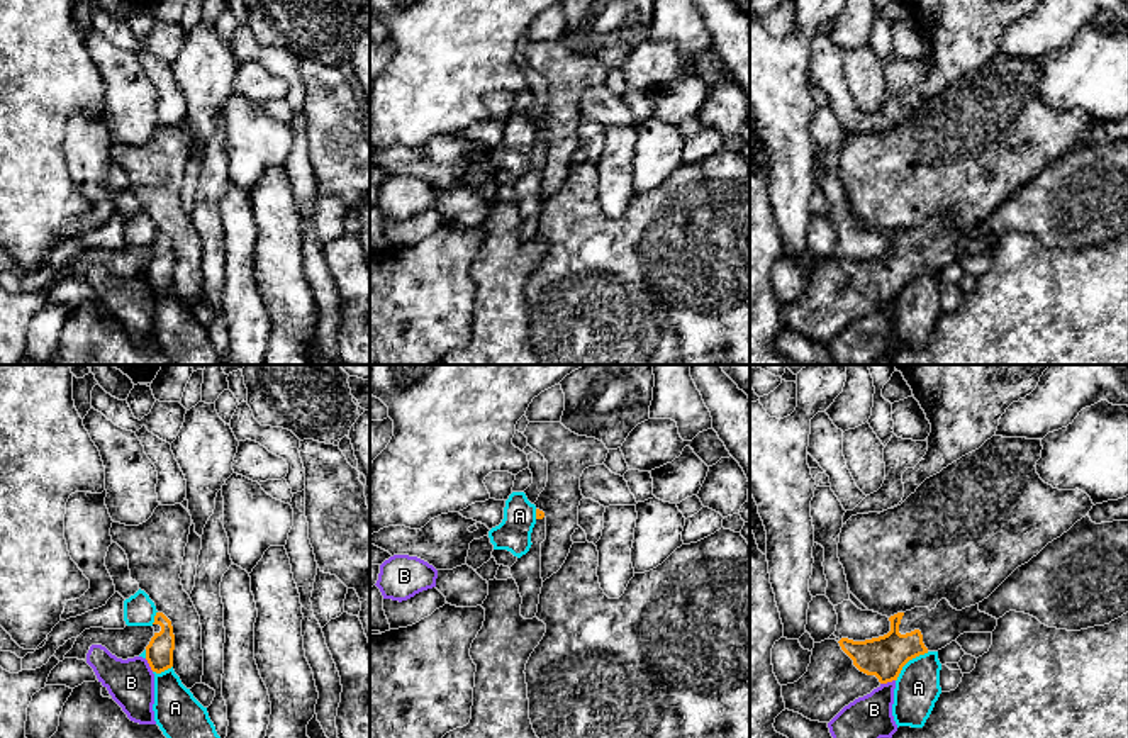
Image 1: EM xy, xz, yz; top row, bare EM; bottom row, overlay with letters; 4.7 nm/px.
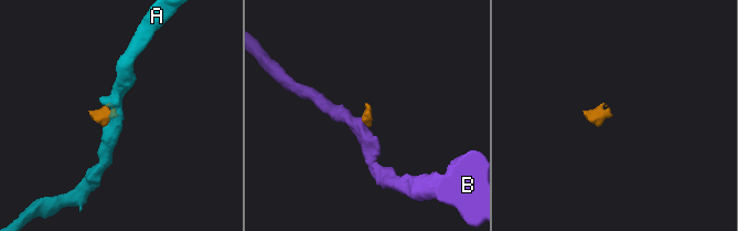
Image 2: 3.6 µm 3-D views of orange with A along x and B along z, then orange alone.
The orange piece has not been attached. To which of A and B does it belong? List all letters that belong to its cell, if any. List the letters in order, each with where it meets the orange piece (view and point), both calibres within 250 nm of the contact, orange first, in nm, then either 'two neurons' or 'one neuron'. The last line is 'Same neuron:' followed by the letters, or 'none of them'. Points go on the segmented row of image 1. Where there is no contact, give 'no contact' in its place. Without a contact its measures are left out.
A: yz (908, 660) | 200/200 nm | two neurons
B: yz (887, 681) | 200/200 nm | two neurons
Same neuron: none of them

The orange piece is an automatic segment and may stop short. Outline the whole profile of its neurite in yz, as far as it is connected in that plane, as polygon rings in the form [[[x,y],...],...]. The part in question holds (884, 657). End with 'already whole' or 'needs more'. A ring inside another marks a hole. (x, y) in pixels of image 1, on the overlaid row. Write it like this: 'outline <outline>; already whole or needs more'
outline [[[947,599],[935,609],[914,607],[889,618],[891,631],[884,636],[853,641],[848,638],[814,643],[807,672],[794,684],[782,685],[785,709],[811,721],[829,723],[845,706],[870,694],[882,684],[897,680],[902,667],[928,651],[938,651],[963,633],[992,633],[997,619],[980,612],[979,604],[957,611]]]; needs more

